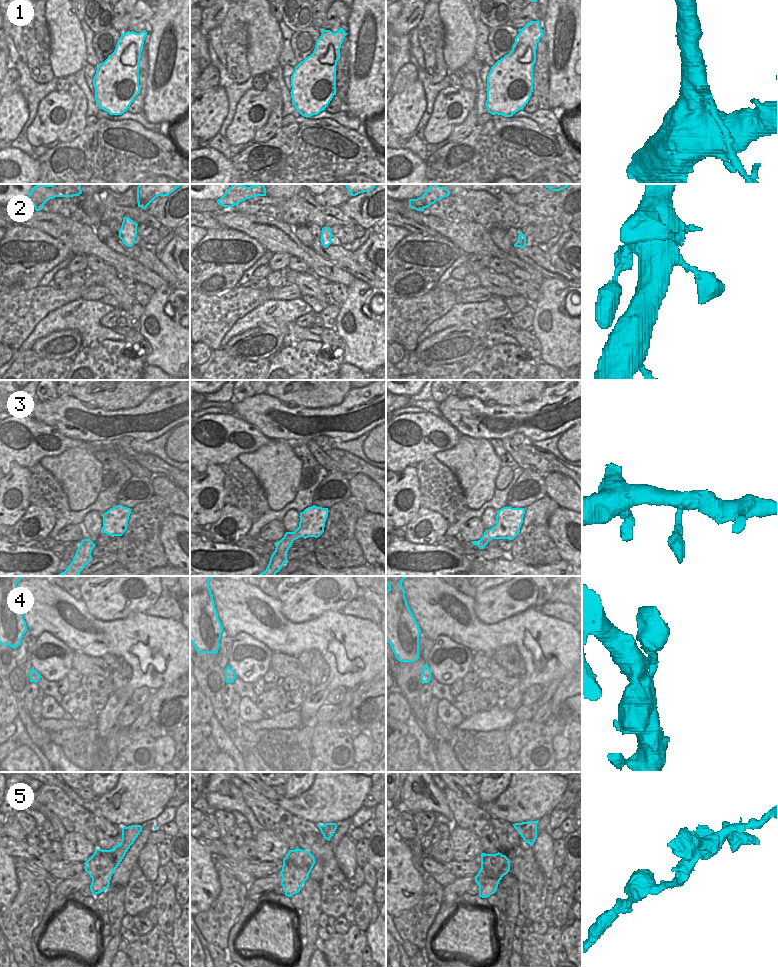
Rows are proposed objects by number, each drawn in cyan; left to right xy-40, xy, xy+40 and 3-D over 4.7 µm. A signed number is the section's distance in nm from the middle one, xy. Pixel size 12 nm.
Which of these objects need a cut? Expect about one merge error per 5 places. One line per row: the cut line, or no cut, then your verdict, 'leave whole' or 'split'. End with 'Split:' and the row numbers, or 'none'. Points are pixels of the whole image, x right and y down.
1: cut in xy along (322, 33), (321, 53), (323, 55), (333, 45), (337, 60); split
2: no cut; leave whole
3: no cut; leave whole
4: no cut; leave whole
5: cut in xy along (323, 833), (327, 839); split
Split: 1, 5

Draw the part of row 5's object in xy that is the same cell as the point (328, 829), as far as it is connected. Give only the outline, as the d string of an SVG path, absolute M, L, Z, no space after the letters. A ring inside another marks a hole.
M326 823L324 825L317 825L321 831L322 834L324 834L327 837L327 840L329 841L330 838L333 836L337 829L336 823Z

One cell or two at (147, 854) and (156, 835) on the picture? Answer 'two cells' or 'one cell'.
two cells

